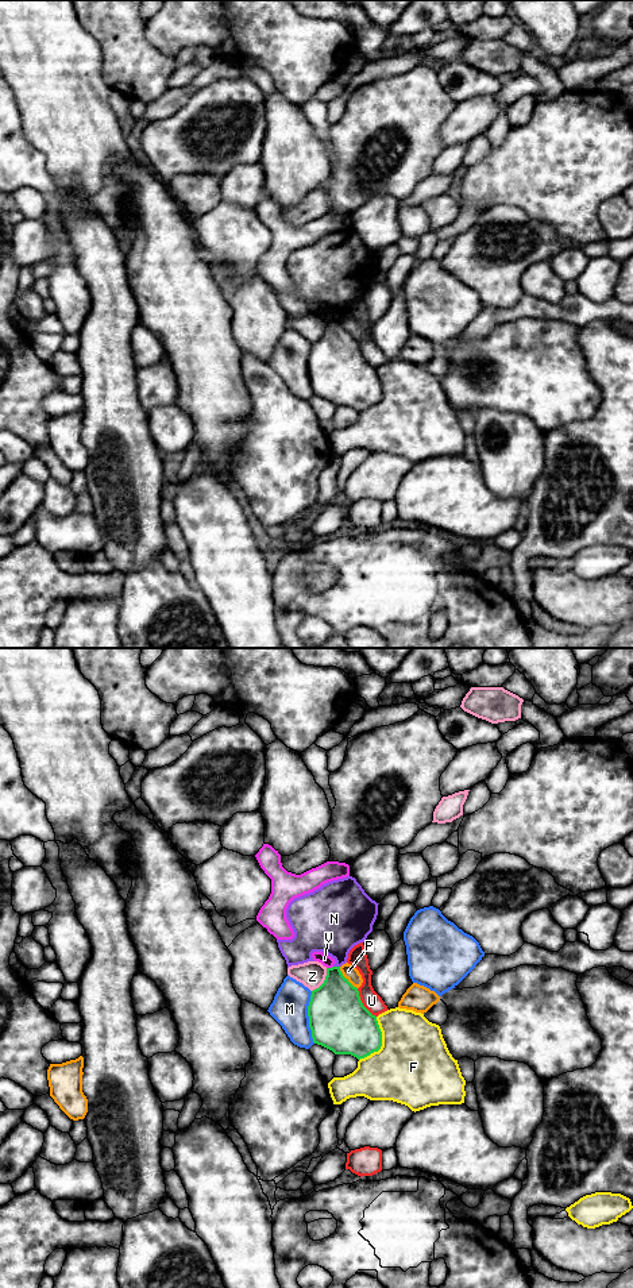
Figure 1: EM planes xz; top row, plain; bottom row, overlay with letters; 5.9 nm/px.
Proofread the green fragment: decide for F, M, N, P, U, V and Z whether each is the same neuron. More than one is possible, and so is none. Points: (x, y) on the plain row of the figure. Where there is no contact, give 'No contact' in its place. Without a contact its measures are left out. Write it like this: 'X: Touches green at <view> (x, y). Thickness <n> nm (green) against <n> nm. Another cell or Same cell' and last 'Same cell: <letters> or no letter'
F: Touches green at xz (381, 394). Thickness 340 nm (green) against 460 nm. Another cell
M: Touches green at xz (308, 367). Thickness 340 nm (green) against 220 nm. Another cell
N: Touches green at xz (336, 319). Thickness 320 nm (green) against 340 nm. Another cell
P: Touches green at xz (344, 330). Thickness 340 nm (green) against 90 nm. Another cell
U: Touches green at xz (362, 355). Thickness 340 nm (green) against 110 nm. Another cell
V: Touches green at xz (329, 320). Thickness 320 nm (green) against 70 nm. Another cell
Z: Touches green at xz (324, 332). Thickness 340 nm (green) against 160 nm. Another cell
Same cell: no letter

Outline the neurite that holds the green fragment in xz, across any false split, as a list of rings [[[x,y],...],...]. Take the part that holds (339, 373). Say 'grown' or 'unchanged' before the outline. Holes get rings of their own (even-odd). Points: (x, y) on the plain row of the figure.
unchanged; [[[340,319],[327,320],[324,335],[312,343],[308,369],[313,394],[335,406],[360,412],[382,398],[377,369],[363,358]]]

